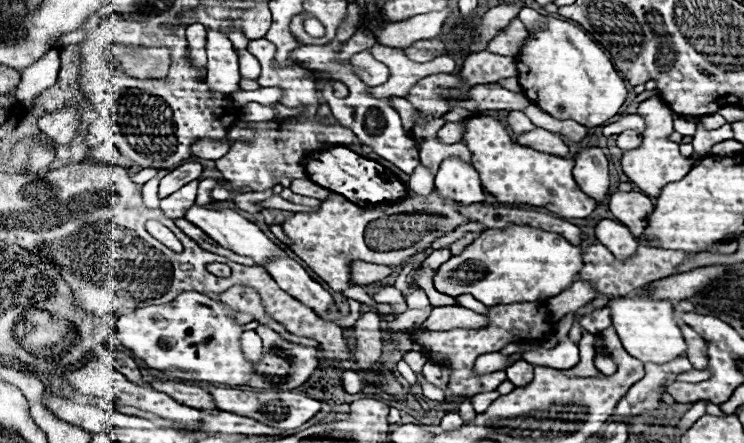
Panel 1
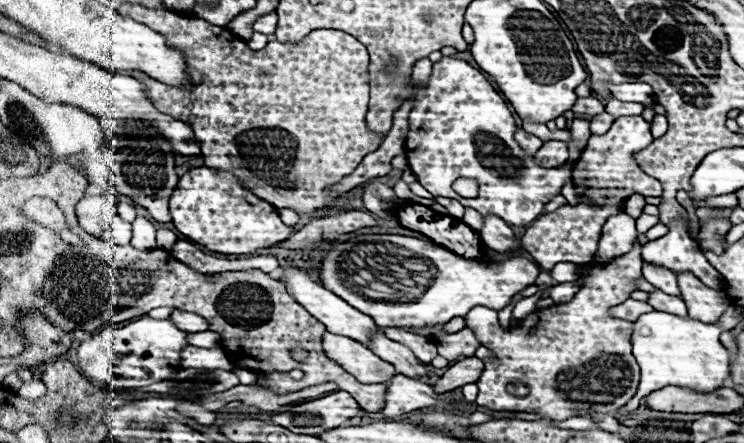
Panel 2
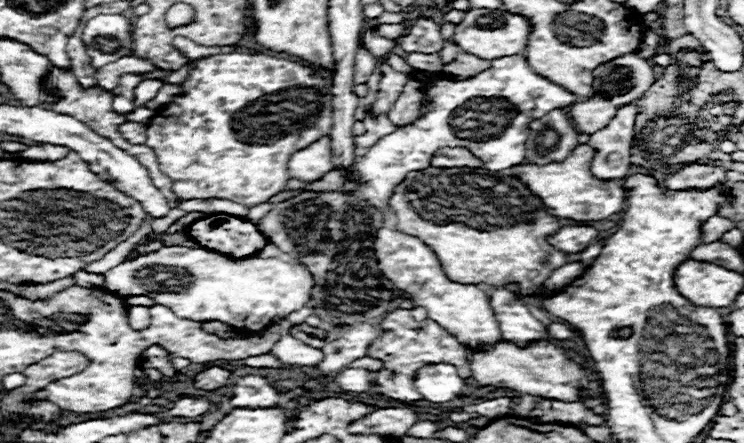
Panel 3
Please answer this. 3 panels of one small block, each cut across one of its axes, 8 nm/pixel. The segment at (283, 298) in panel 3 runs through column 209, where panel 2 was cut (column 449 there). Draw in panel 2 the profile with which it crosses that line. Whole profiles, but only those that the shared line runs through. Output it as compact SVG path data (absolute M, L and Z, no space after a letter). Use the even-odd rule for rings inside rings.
M367 234L361 237L361 242L390 242L401 246L418 256L426 256L432 260L432 264L438 268L438 276L434 278L434 284L426 290L426 294L416 300L416 302L404 303L400 301L383 301L372 300L366 296L354 296L352 290L348 290L341 278L340 261L338 255L349 252L358 243L358 239L353 238L342 243L329 243L330 250L324 256L321 262L321 270L319 278L334 294L338 294L342 300L346 300L350 306L358 308L360 312L366 312L368 316L372 316L376 320L376 324L380 328L388 328L388 326L432 326L432 324L446 324L456 316L466 316L466 312L470 312L470 308L474 306L486 306L486 308L494 308L496 312L506 308L512 302L512 296L522 292L524 288L532 286L540 274L540 268L524 258L524 256L514 256L508 260L500 260L500 262L482 262L482 260L466 260L454 252L450 252L448 248L442 248L438 244L426 242L426 240L418 240L418 238L410 238L410 236L402 236L398 234Z

